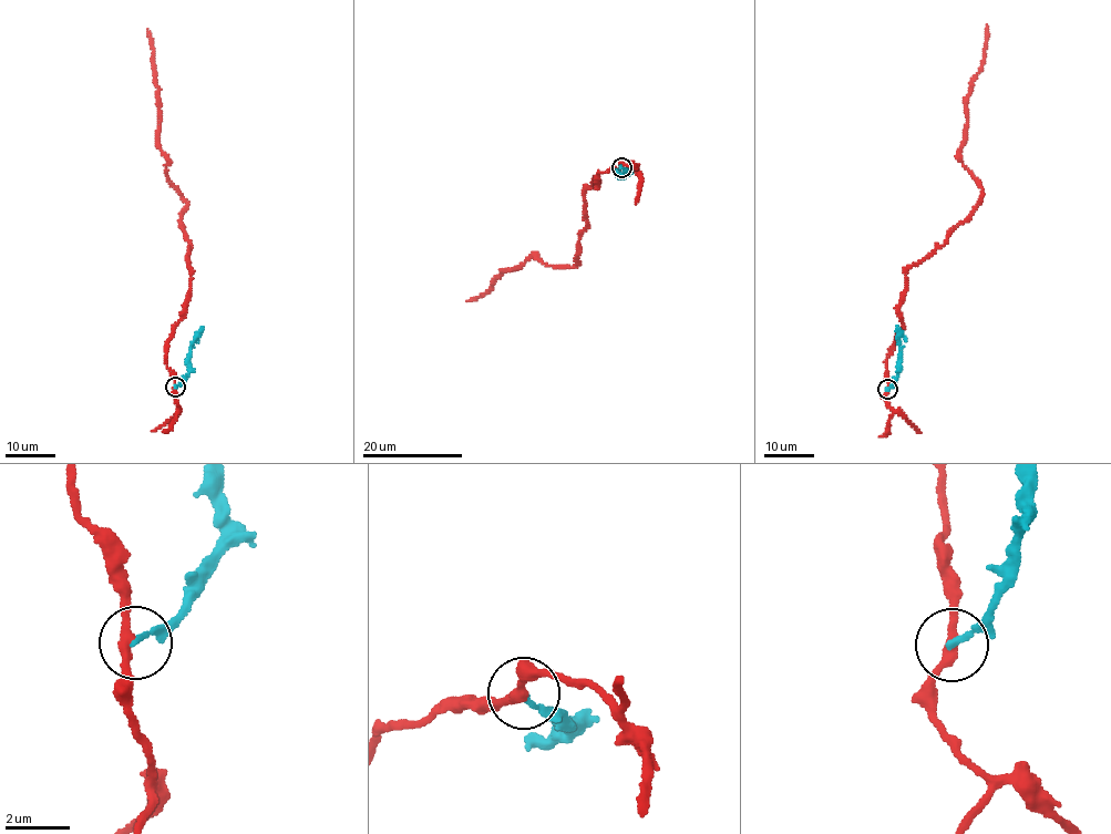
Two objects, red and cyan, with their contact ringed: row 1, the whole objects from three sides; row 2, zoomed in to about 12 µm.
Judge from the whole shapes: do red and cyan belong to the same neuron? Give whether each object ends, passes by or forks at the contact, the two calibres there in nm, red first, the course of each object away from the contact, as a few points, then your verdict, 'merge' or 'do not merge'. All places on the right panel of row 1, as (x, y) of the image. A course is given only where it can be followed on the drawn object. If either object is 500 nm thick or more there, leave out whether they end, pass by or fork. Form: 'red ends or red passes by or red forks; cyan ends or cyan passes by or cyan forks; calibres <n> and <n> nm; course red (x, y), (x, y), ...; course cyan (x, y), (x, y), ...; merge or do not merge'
red passes by; cyan ends; calibres 280 and 180 nm; course red (887, 390), (906, 270), (945, 243), (981, 195), (960, 151), (965, 98), (985, 57), (987, 24); course cyan (887, 390), (901, 370), (897, 325); do not merge

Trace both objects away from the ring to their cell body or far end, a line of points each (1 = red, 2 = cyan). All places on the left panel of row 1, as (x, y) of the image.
1: (175, 387), (165, 347), (191, 287), (189, 242), (179, 224), (187, 204), (171, 183), (160, 150), (147, 29)
2: (175, 387), (188, 370), (189, 345), (203, 326)

